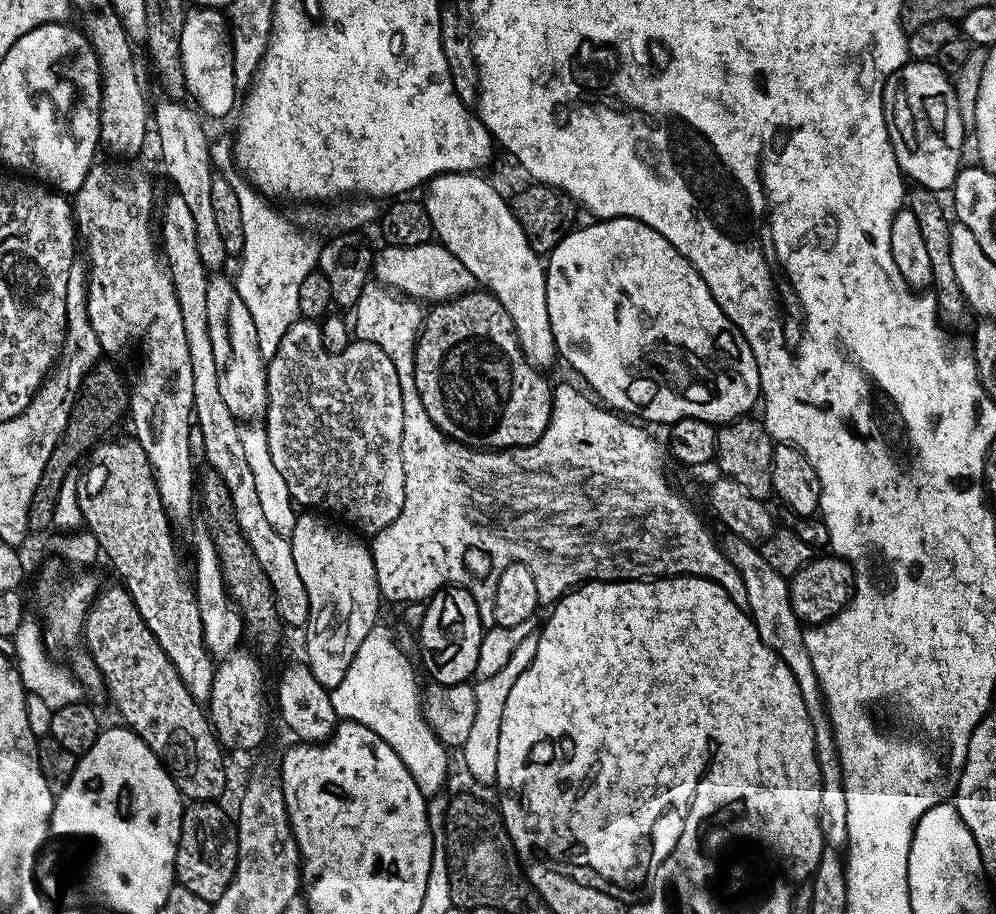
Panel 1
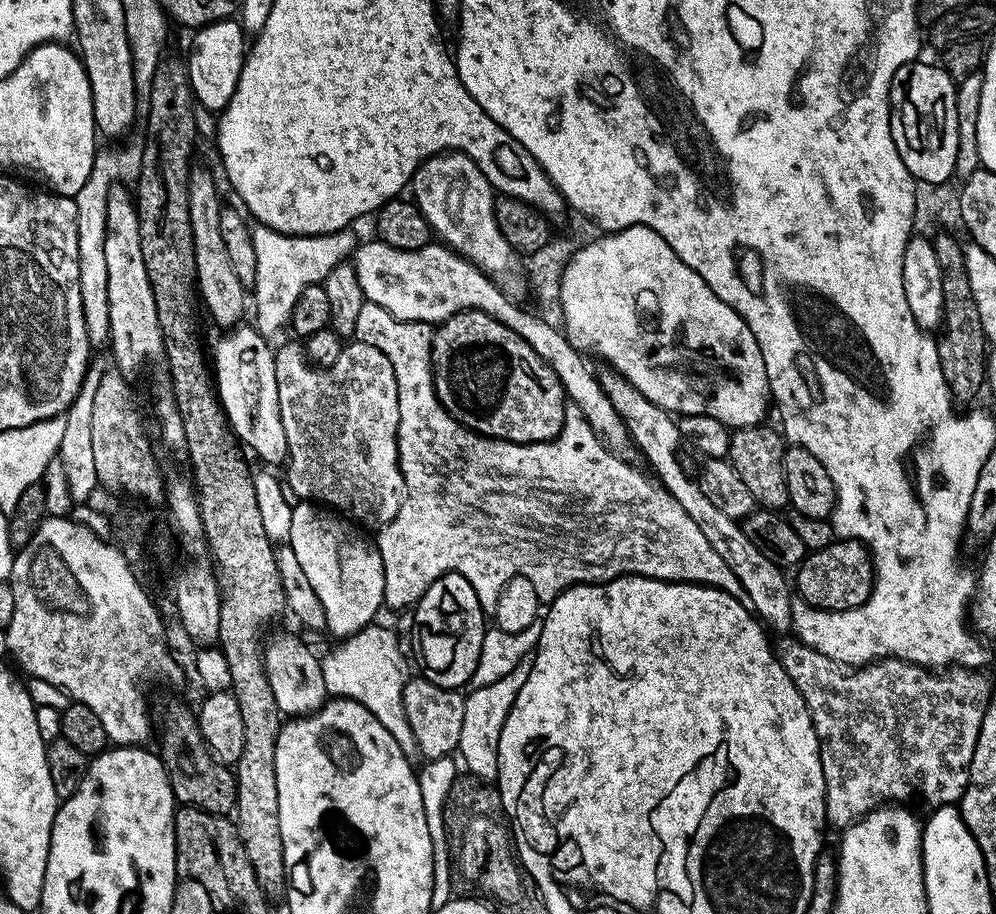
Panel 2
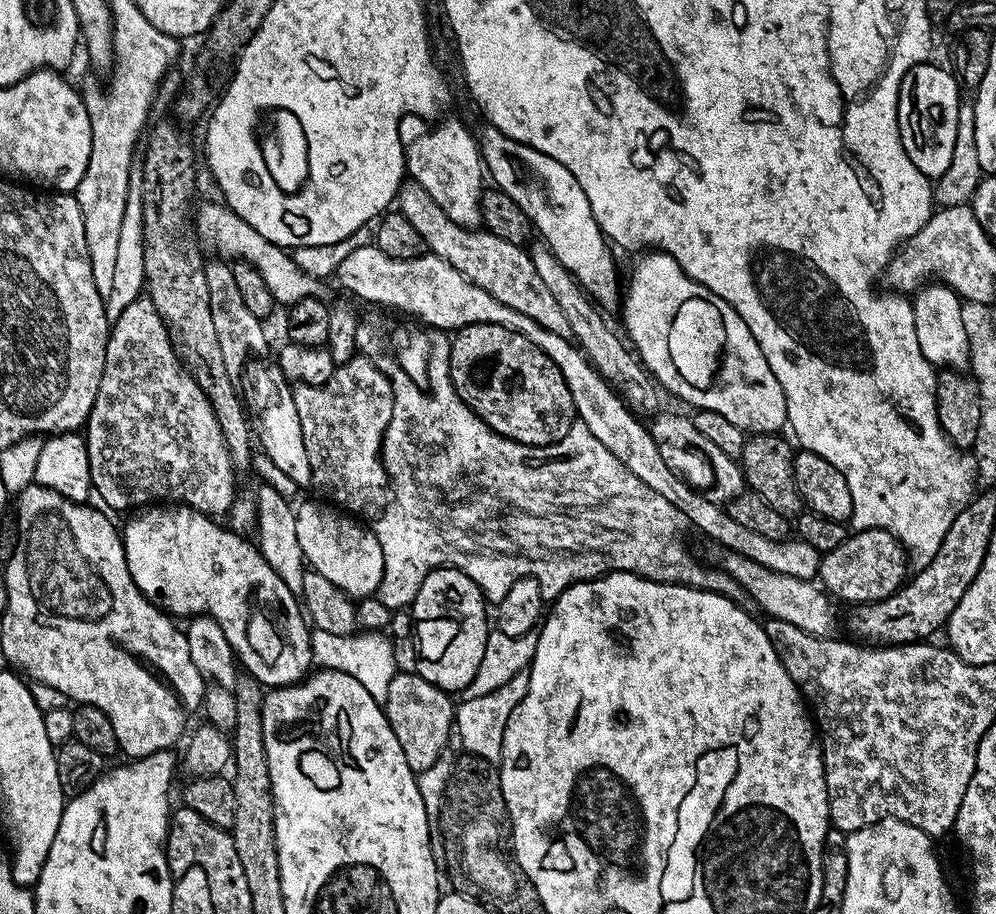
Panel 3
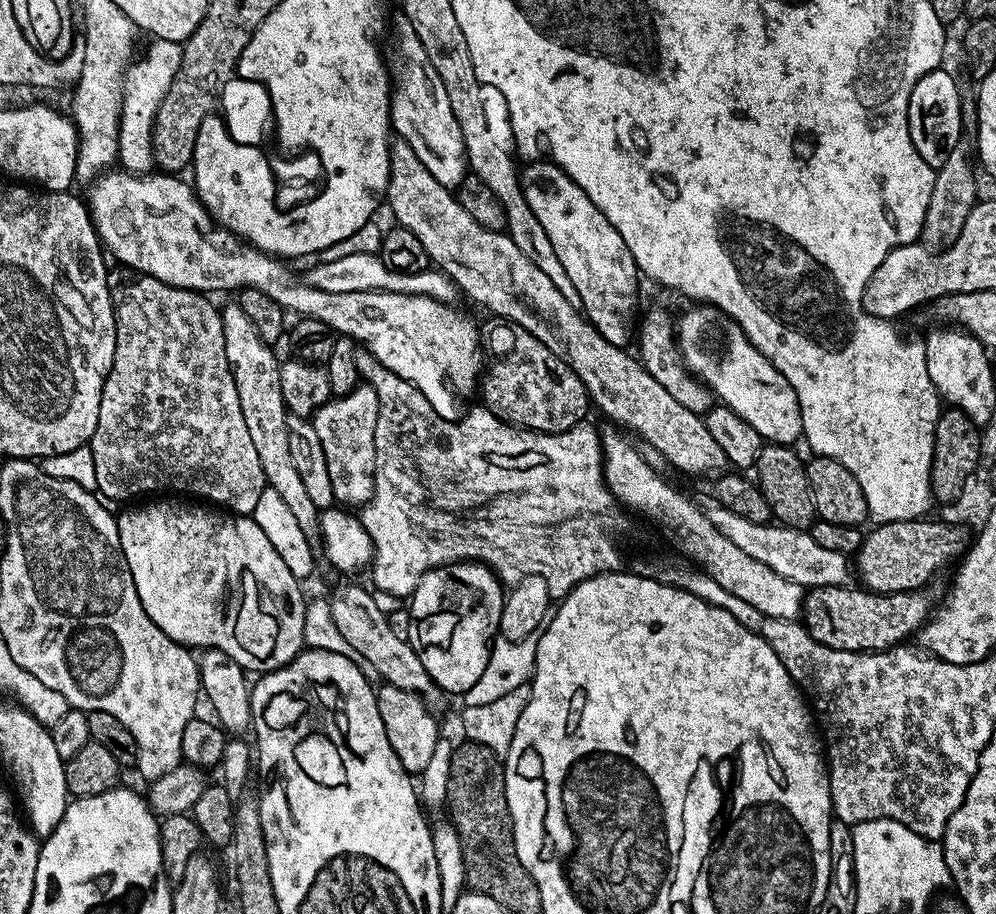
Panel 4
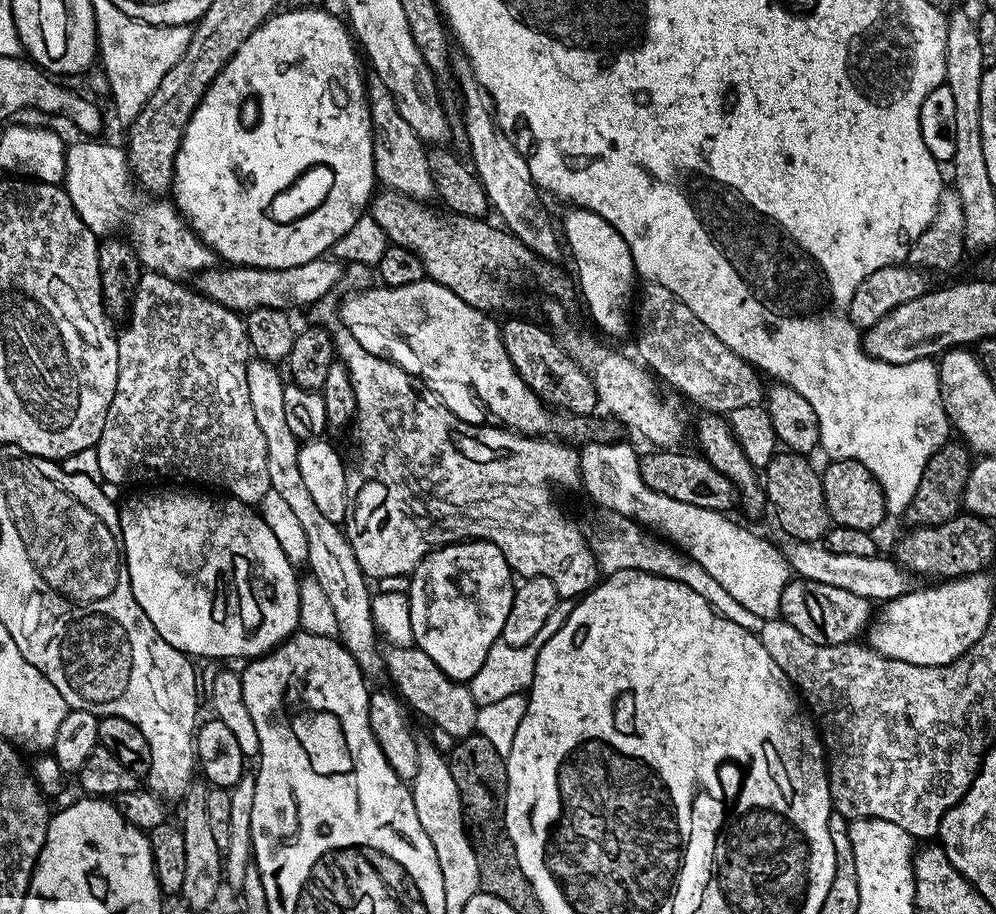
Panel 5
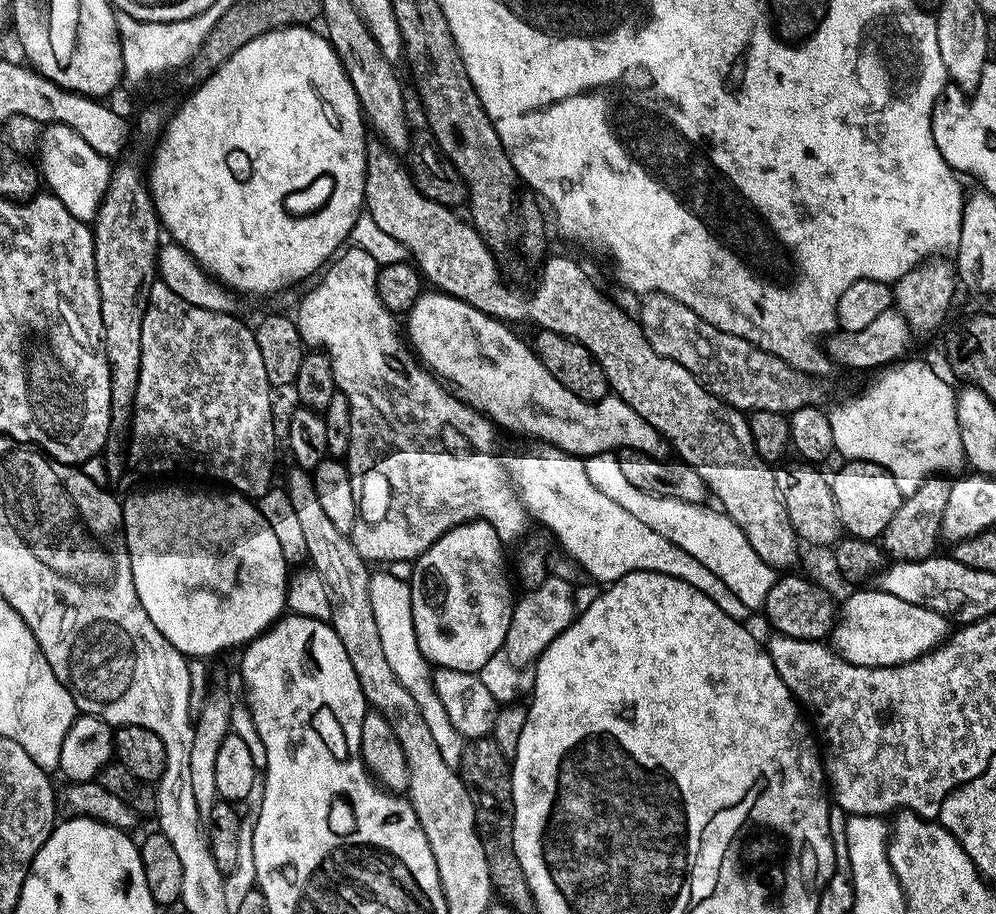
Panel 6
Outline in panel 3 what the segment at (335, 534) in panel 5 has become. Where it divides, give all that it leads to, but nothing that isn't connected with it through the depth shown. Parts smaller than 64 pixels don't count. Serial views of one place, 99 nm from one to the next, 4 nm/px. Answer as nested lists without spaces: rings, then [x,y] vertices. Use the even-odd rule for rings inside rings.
[[[218,258],[212,260],[207,261],[204,266],[206,286],[210,297],[210,314],[213,315],[214,330],[217,333],[218,346],[221,347],[226,372],[229,377],[236,380],[241,377],[243,367],[247,364],[250,355],[268,354],[268,338],[264,332],[263,321],[254,317],[254,314],[251,314],[247,305],[244,304],[239,294],[239,287],[235,284],[231,265]]]

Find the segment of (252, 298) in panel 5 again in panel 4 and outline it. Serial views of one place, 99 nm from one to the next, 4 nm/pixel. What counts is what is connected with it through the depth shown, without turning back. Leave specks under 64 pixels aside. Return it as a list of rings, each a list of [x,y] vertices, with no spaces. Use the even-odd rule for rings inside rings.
[[[371,252],[346,254],[346,258],[334,258],[334,262],[320,260],[309,270],[306,283],[314,290],[326,290],[329,294],[350,294],[351,292],[397,292],[398,294],[422,294],[444,304],[452,304],[458,296],[456,284],[447,274],[429,270],[418,274],[394,272],[380,261],[379,255]]]

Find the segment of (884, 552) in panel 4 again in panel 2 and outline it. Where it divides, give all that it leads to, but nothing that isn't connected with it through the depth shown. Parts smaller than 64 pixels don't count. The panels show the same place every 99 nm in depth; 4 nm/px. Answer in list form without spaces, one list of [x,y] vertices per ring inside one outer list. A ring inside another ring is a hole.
[[[837,539],[830,546],[817,552],[808,552],[795,569],[794,588],[799,599],[805,600],[811,608],[827,612],[850,610],[862,606],[872,593],[874,561],[865,545],[859,540]]]

